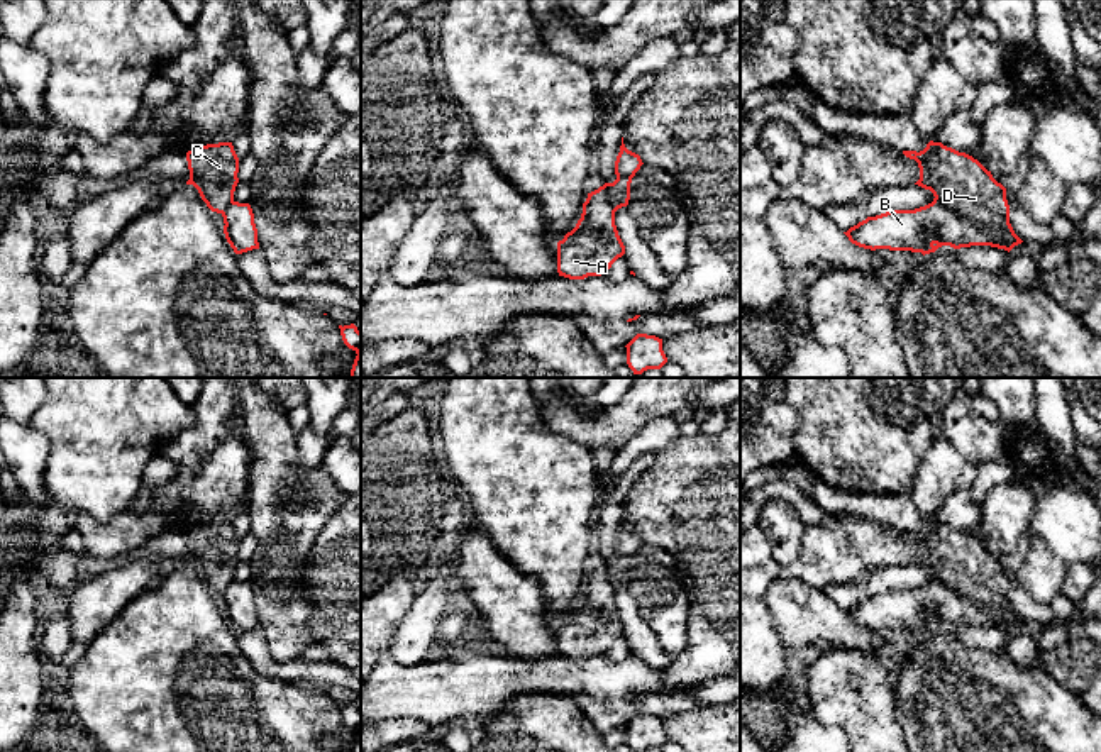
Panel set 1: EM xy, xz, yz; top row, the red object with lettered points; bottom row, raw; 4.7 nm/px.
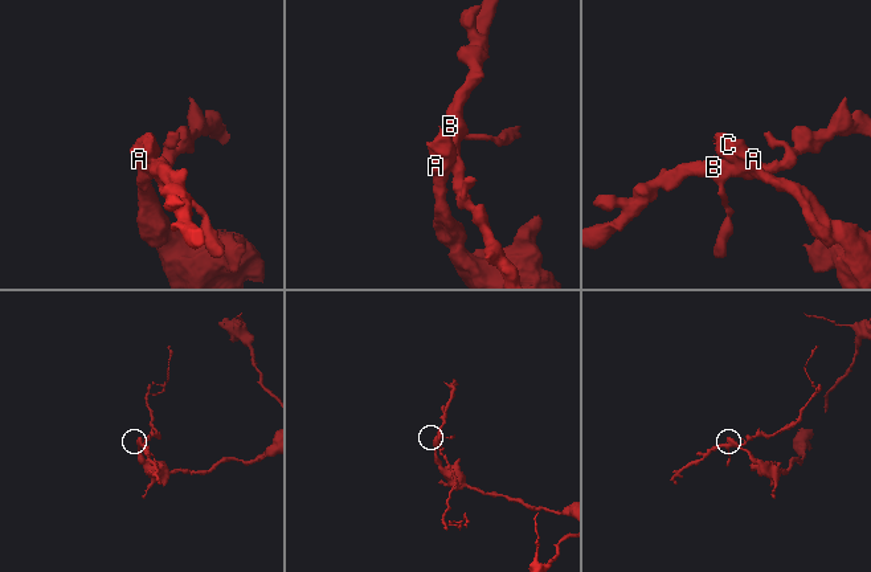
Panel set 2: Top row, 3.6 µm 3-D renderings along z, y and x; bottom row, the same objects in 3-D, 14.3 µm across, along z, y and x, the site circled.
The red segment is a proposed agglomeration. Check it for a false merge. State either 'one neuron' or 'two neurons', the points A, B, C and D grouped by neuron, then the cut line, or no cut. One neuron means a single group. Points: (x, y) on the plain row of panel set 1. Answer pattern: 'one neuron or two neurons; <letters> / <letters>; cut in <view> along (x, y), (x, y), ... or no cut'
two neurons; A C D / B; cut in yz along (934, 580), (986, 608), (1003, 627)

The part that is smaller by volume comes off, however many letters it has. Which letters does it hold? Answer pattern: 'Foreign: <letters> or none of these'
Foreign: B

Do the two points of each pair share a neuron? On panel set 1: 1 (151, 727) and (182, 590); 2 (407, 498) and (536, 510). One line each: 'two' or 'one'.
1: one
2: two

